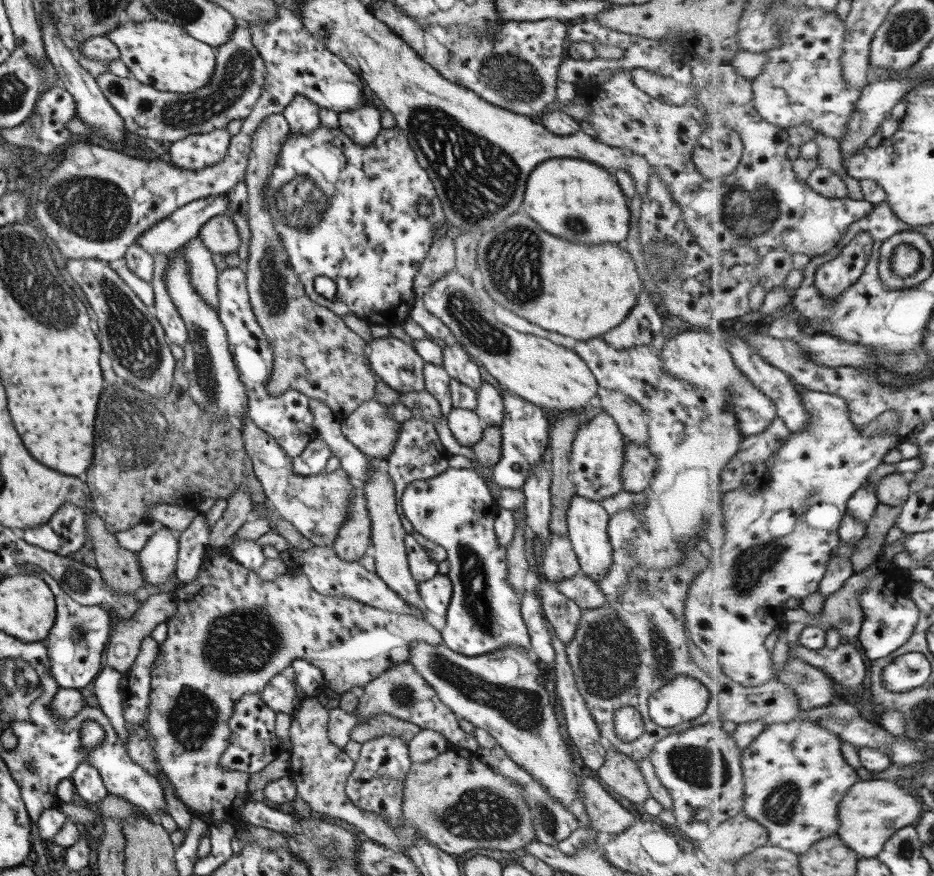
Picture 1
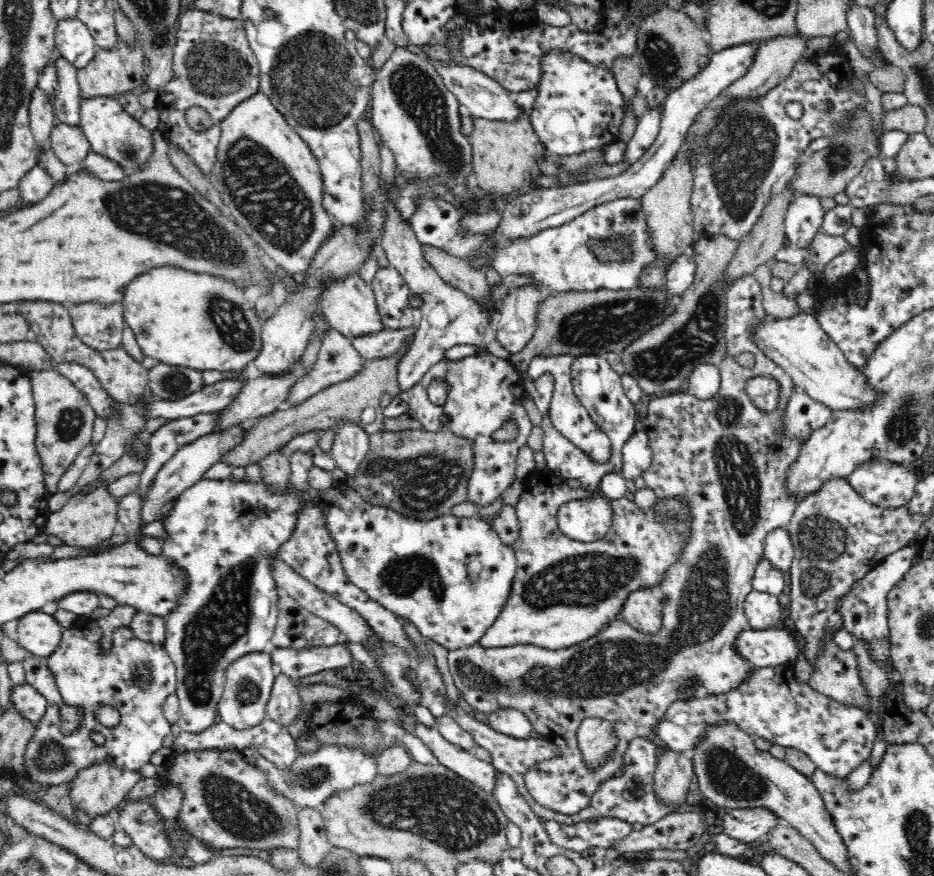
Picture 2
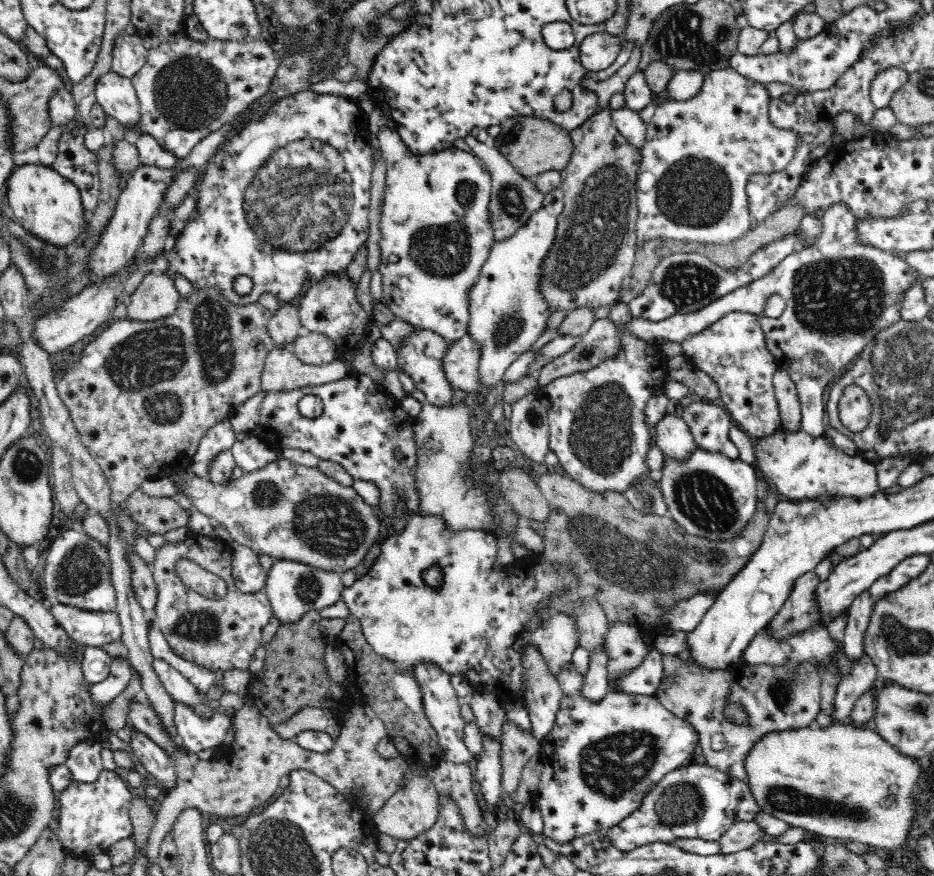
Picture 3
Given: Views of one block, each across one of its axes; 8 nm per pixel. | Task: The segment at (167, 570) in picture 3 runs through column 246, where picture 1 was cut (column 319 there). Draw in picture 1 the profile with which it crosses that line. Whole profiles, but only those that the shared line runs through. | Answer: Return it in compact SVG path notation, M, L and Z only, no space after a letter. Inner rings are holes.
M208 546L206 547L206 554L202 558L195 578L189 582L180 583L173 590L173 600L176 604L175 612L165 620L167 625L166 638L163 641L161 648L161 656L154 658L152 666L150 666L150 689L148 692L148 712L146 715L146 724L151 737L154 739L153 751L156 754L161 770L171 787L173 787L174 794L184 806L192 812L196 818L200 818L206 824L229 823L232 826L242 825L239 816L239 806L249 800L247 792L248 774L239 771L229 771L221 768L218 759L221 758L223 752L228 748L229 744L229 718L233 714L233 706L235 702L244 694L258 693L265 688L265 685L276 674L279 674L283 668L290 666L291 661L295 659L306 660L309 664L316 666L321 672L324 680L324 687L329 688L334 693L341 694L349 691L353 687L363 687L373 678L378 677L387 667L398 665L400 662L405 662L409 658L409 649L414 642L424 642L435 646L443 644L440 632L433 629L427 621L417 616L409 614L395 614L389 610L381 610L373 606L367 606L362 602L357 602L353 598L345 598L344 596L319 594L313 590L313 587L308 583L306 576L302 570L294 568L294 566L287 568L289 573L297 572L297 575L287 577L286 573L276 578L273 582L265 582L258 577L256 571L247 570L238 562L235 562L227 553L220 550L220 547Z

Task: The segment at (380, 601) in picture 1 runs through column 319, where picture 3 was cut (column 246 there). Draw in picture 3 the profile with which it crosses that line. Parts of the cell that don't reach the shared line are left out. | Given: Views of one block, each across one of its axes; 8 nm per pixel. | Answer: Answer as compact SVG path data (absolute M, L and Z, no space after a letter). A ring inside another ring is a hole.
M239 542L230 543L233 550L232 566L235 587L246 594L256 594L265 587L268 572L259 561L259 556Z

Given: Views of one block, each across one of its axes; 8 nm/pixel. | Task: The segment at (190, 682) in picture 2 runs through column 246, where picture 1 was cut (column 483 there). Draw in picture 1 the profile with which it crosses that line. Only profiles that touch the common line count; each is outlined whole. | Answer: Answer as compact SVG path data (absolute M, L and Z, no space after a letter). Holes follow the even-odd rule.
M449 467L434 477L410 482L403 489L397 507L423 538L445 549L449 565L446 575L450 580L452 593L445 614L445 625L440 631L443 644L449 650L466 657L487 654L502 649L505 645L517 645L523 647L537 663L538 659L531 650L527 629L520 615L520 597L508 582L506 549L496 541L493 523L498 507L482 476L474 469Z

